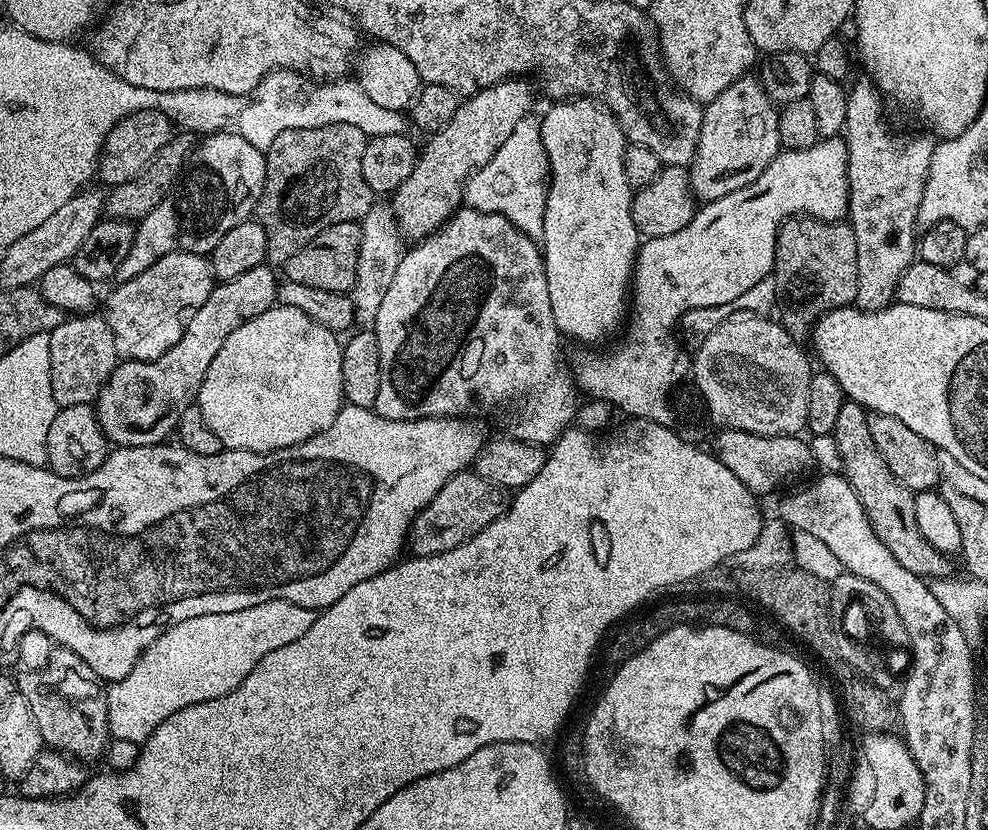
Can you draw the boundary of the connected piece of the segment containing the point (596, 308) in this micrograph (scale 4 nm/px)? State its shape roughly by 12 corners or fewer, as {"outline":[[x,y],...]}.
{"outline":[[594,100],[540,120],[561,334],[625,319],[642,243],[624,131]]}

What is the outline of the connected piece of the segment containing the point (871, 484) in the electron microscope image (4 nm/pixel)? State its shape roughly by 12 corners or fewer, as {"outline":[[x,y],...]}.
{"outline":[[845,399],[832,436],[874,533],[911,574],[953,575],[918,531],[914,494]]}

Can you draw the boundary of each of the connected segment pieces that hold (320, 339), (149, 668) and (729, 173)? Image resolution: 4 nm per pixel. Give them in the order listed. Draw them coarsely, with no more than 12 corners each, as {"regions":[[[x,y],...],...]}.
{"regions":[[[274,306],[214,354],[198,397],[225,449],[334,422],[337,333]],[[271,600],[173,624],[107,685],[109,733],[143,744],[302,638]],[[755,75],[703,109],[687,170],[707,202],[750,186],[782,149]]]}

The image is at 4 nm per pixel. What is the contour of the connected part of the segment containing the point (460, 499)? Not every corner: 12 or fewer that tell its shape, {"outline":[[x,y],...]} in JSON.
{"outline":[[454,474],[412,520],[412,556],[454,550],[478,531],[482,481]]}

